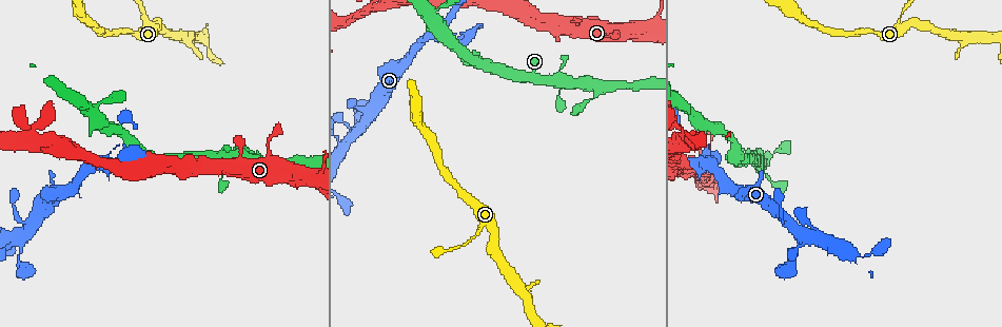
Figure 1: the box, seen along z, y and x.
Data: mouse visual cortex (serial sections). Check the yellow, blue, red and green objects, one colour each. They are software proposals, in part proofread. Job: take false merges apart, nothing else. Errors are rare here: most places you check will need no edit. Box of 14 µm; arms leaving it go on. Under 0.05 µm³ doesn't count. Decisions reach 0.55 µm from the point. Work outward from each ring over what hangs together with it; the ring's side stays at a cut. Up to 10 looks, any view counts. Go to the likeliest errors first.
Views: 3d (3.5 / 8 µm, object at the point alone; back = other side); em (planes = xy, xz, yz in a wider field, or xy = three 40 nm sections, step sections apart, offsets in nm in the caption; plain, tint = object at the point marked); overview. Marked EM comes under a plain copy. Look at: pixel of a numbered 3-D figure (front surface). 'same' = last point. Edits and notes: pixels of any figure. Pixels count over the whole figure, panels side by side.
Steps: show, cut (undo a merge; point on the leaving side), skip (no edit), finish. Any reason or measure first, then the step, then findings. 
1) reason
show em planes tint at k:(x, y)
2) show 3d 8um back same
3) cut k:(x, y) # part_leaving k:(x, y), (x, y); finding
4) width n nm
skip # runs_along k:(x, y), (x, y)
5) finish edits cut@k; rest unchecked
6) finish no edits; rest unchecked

show 3d 3.5um at 1:(466, 34)

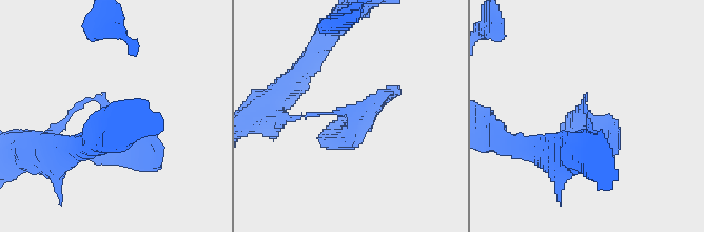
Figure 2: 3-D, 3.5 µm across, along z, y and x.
show em xy step 3 tint at 2:(356, 112)

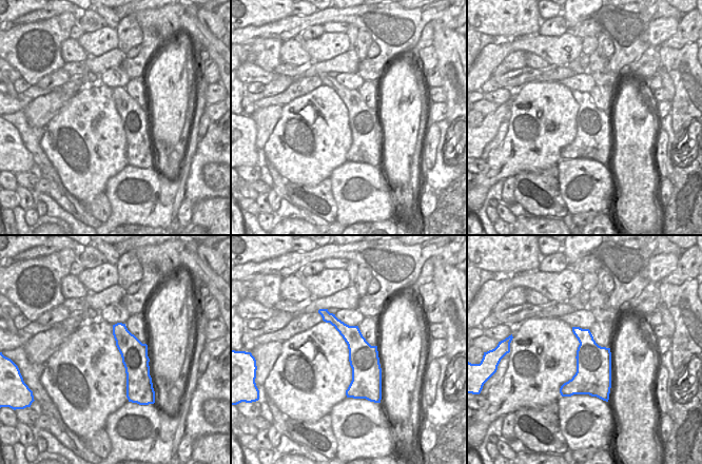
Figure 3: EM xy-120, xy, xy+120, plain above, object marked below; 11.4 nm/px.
skip # all the same cell

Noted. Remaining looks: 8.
two arms in line, one across
show em xy step 5 tint at 1:(379, 7)

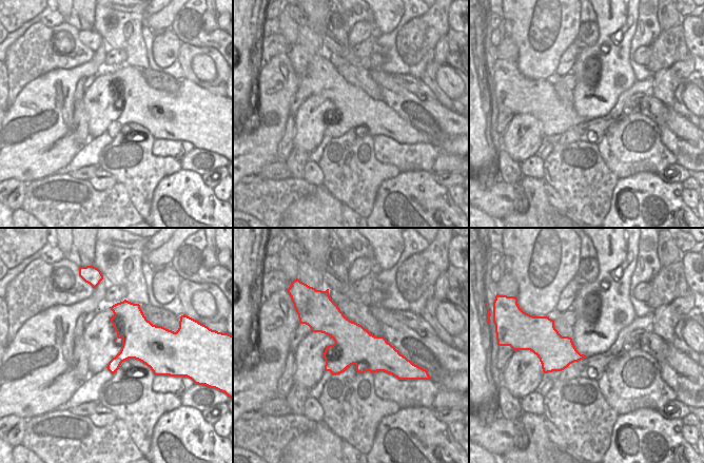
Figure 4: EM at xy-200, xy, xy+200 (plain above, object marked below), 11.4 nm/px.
wider look
show 3d 3.5um same

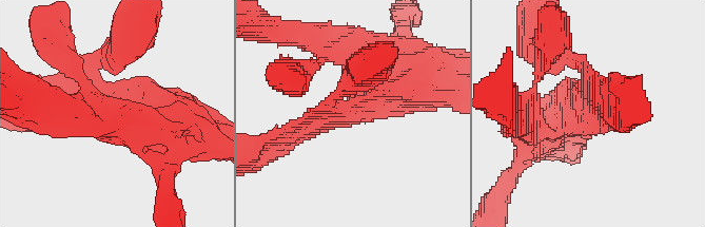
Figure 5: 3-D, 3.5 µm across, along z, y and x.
skip # runs_along 5:(411, 88), (389, 105), (289, 134); all the same cell

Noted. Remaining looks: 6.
thick turns thin
show em xy step 1 tint at 1:(903, 11)

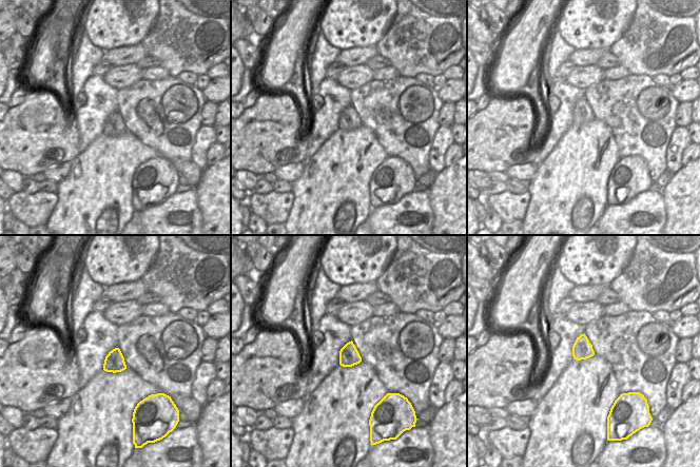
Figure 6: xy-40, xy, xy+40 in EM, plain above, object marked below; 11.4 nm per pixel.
show 3d 3.5um same

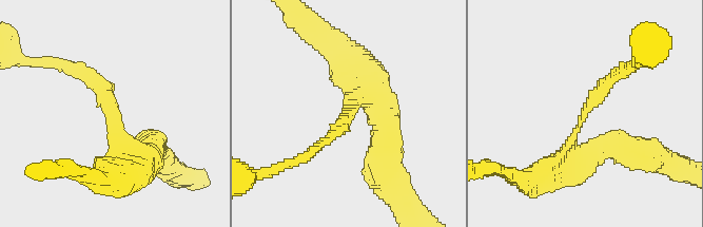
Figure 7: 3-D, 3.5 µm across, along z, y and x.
arm_widths 150, 500 nm
skip # runs_along 7:(547, 175), (620, 72); one cell here

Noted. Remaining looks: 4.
two arms at a narrow angle
show 3d 3.5um back at 1:(651, 29)

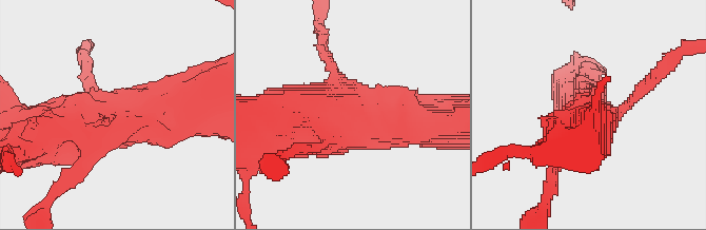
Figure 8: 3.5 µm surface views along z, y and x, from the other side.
arms 4; arm_widths 150, 400, 500, 600 nm; shape alone is not enough
show em xy step 2 tint at 8:(355, 109)

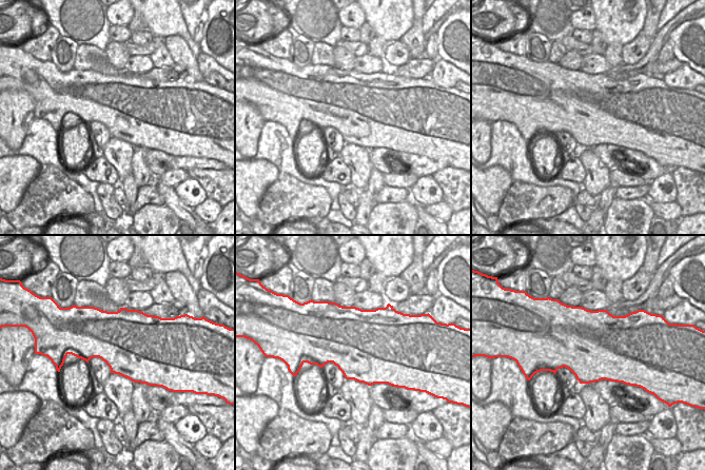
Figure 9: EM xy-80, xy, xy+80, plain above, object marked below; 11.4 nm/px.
skip # runs_along 8:(420, 121), (349, 111), (330, 62); continuous, no second cell

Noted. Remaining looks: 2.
finish no edits; rest unchecked

